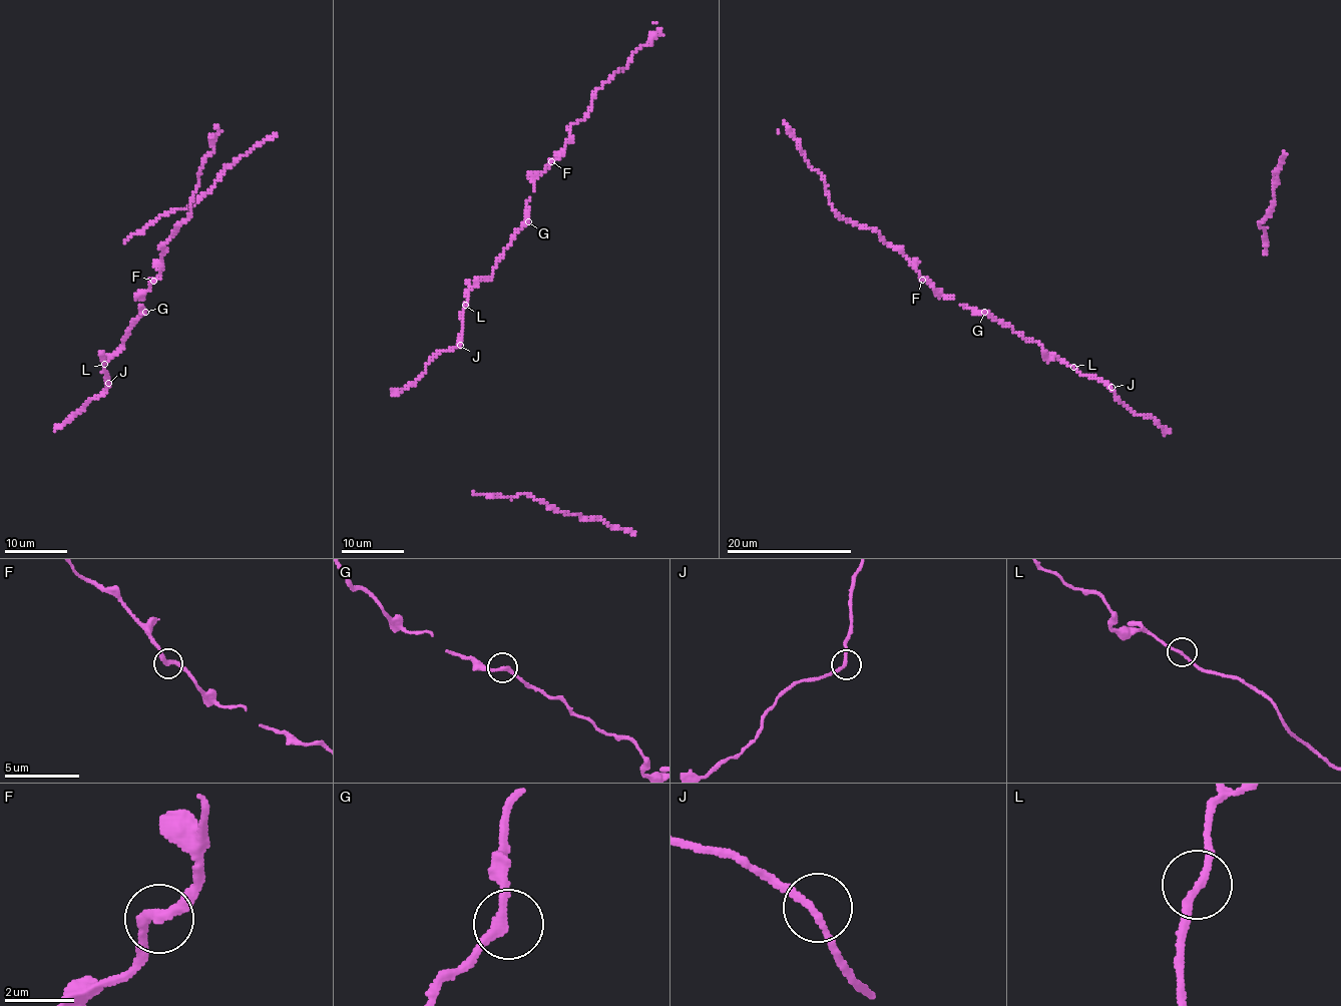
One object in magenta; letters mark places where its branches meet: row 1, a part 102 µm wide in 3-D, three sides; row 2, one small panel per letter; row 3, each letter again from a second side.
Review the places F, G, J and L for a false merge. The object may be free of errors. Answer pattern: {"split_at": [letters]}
{"split_at": []}

